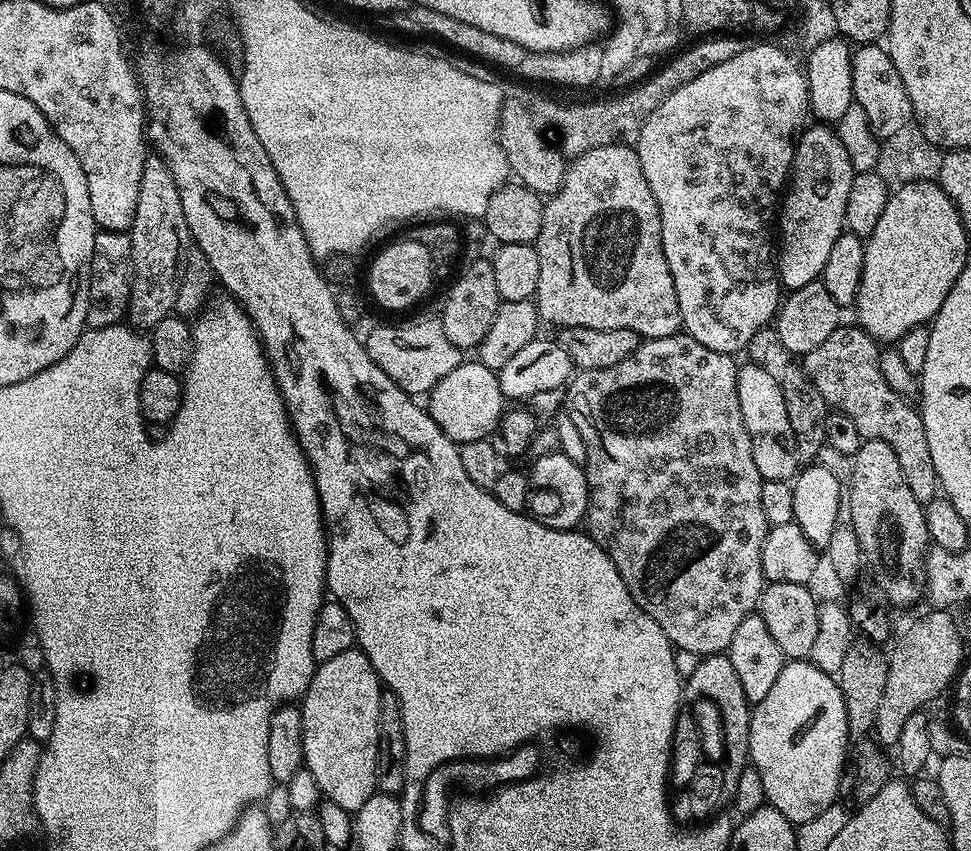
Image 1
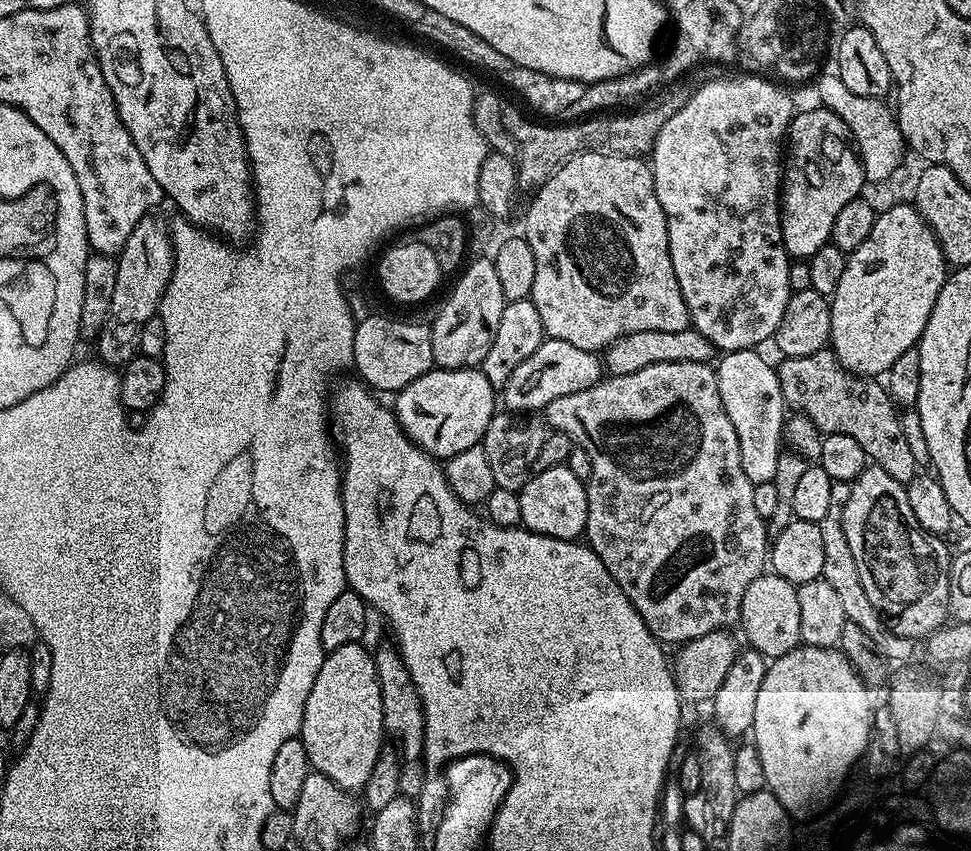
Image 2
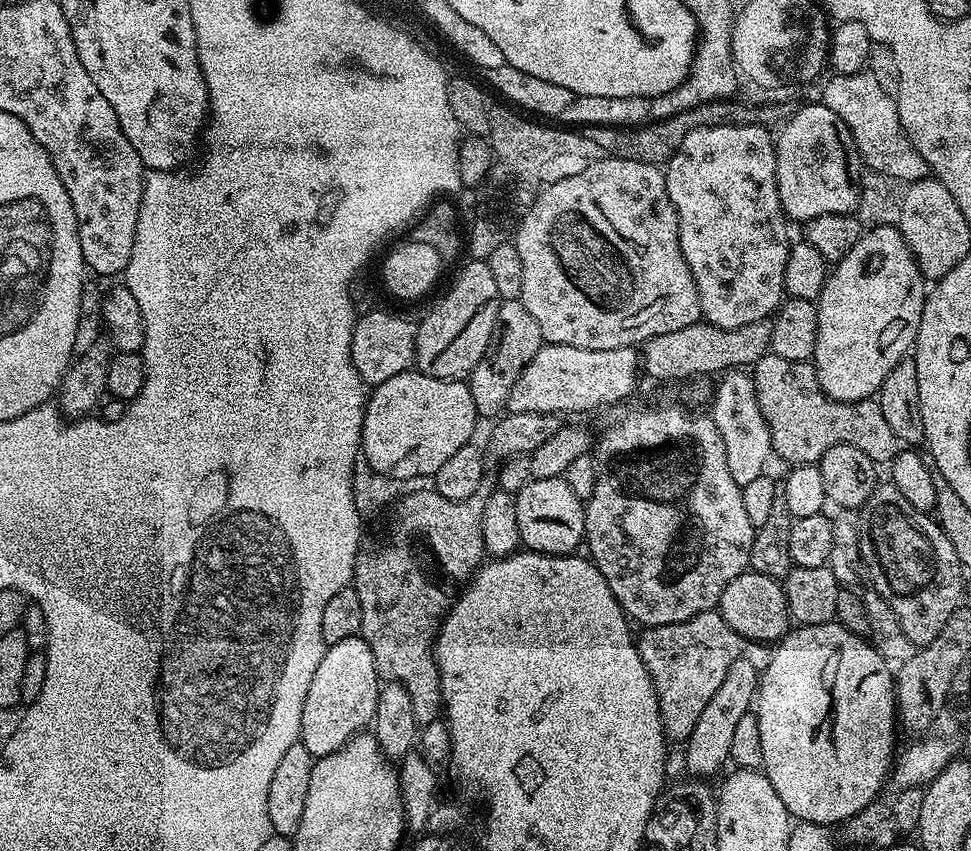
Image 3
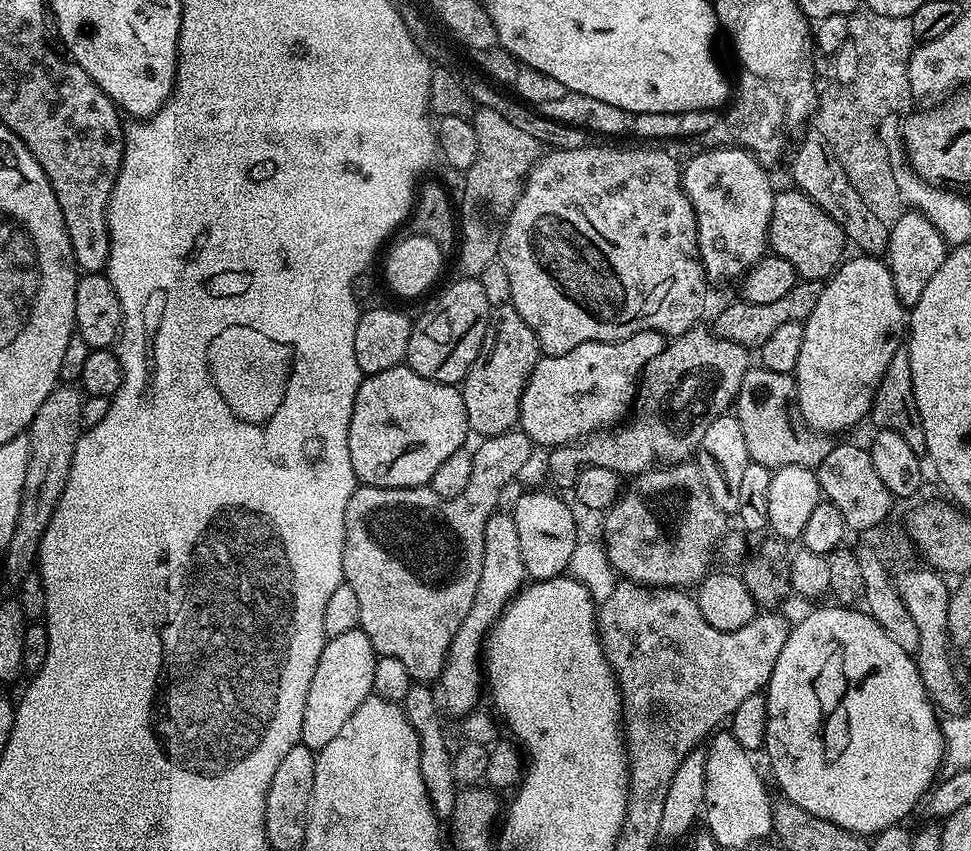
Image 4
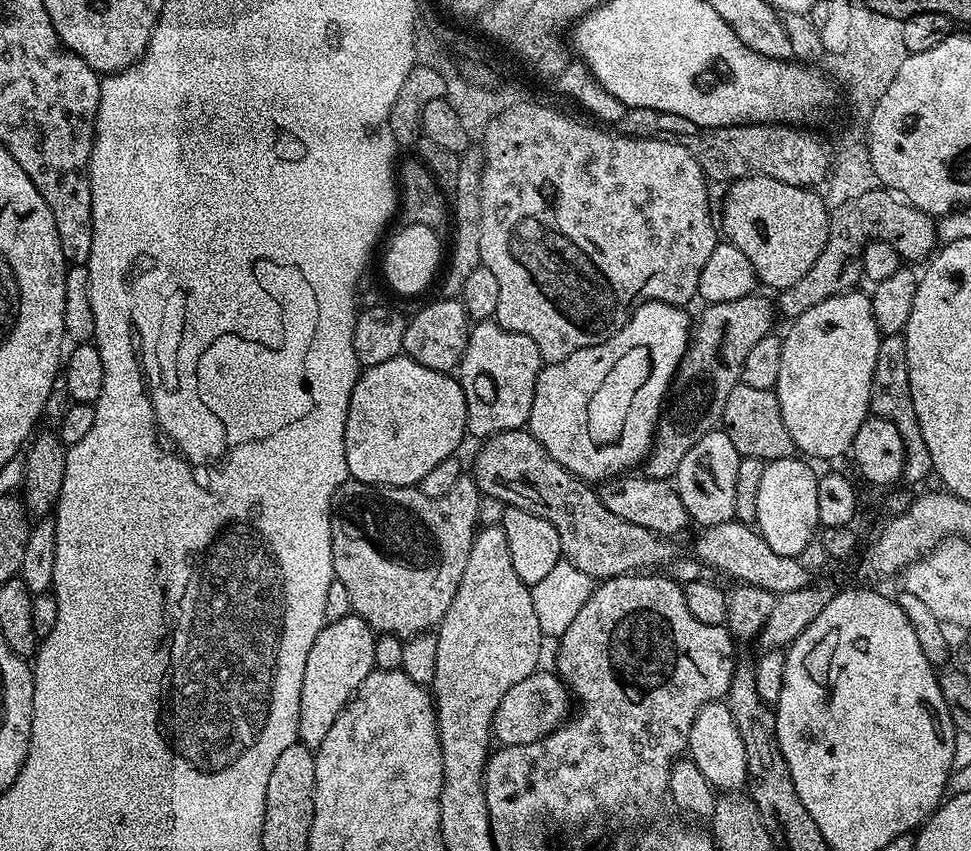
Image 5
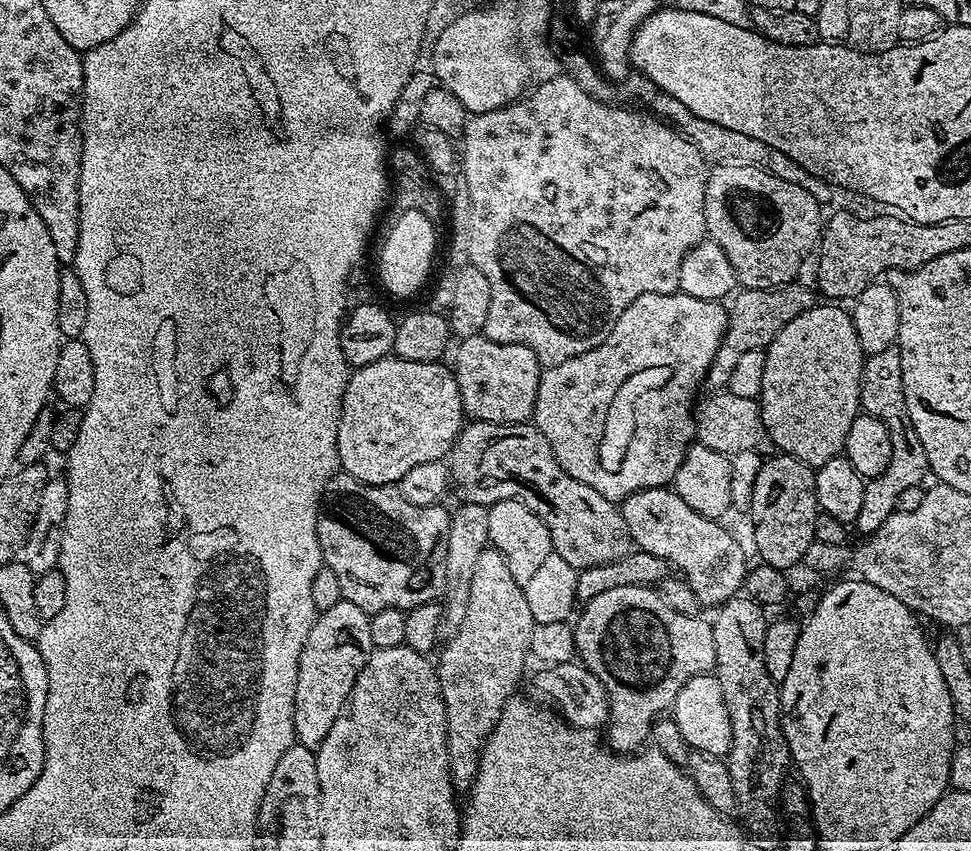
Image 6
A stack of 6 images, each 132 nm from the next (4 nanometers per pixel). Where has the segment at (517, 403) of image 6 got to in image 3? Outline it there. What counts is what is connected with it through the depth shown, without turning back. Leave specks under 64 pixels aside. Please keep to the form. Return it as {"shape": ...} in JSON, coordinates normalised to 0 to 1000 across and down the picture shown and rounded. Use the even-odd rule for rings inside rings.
{"shape":[[[536,351],[518,354],[513,364],[513,378],[505,397],[505,407],[496,425],[488,430],[486,441],[481,448],[484,463],[488,468],[488,477],[495,490],[511,491],[522,481],[525,458],[529,449],[533,449],[546,421],[550,421],[550,416],[554,416],[554,411],[560,405],[558,388],[554,388],[554,378],[550,378],[546,364],[542,364],[540,356]]]}

